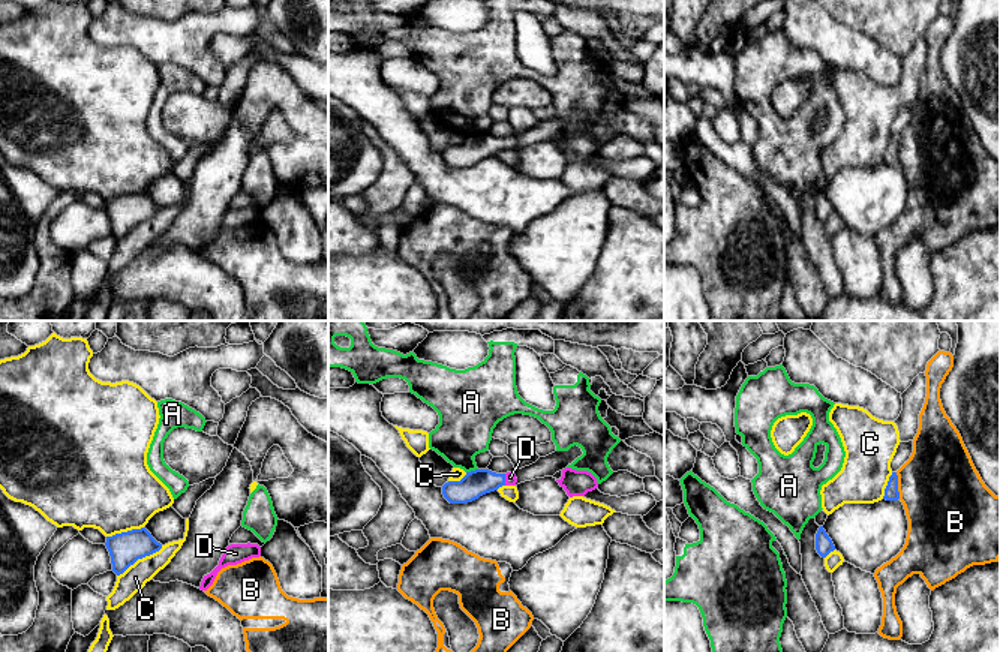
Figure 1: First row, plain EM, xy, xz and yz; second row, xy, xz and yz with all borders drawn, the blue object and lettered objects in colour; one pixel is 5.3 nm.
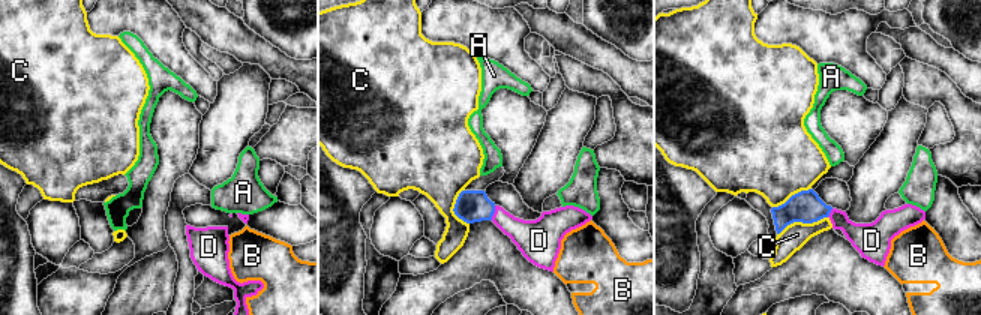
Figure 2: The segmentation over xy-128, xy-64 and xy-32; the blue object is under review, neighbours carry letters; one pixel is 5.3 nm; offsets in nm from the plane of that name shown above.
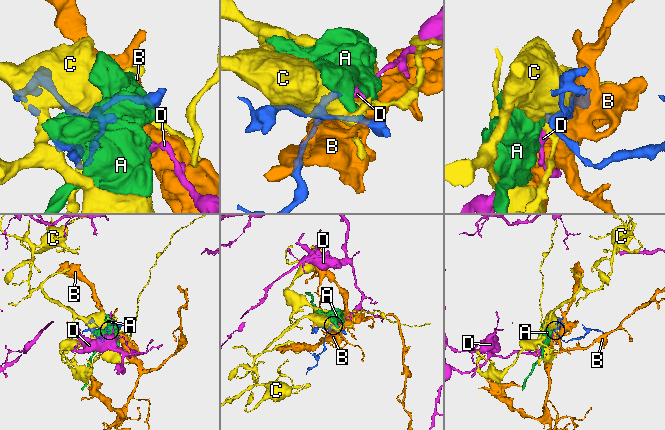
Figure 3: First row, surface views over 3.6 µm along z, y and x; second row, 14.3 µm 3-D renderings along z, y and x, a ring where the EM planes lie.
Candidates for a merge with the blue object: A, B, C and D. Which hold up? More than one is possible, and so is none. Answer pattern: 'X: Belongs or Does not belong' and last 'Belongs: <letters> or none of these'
A: Does not belong
B: Does not belong
C: Does not belong
D: Belongs
Belongs: D

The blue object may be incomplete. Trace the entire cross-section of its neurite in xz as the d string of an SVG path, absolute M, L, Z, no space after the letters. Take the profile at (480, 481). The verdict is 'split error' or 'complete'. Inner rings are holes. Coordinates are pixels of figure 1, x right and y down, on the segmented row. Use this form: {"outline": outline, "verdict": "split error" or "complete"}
{"outline": "M475 469L466 472L460 481L445 483L442 495L450 504L468 504L502 486L516 486L516 483L516 471L496 474L489 469Z", "verdict": "split error"}

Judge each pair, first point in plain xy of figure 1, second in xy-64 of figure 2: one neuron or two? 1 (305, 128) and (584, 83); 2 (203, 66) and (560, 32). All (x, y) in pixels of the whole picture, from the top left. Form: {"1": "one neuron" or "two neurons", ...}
{"1": "one neuron", "2": "two neurons"}

